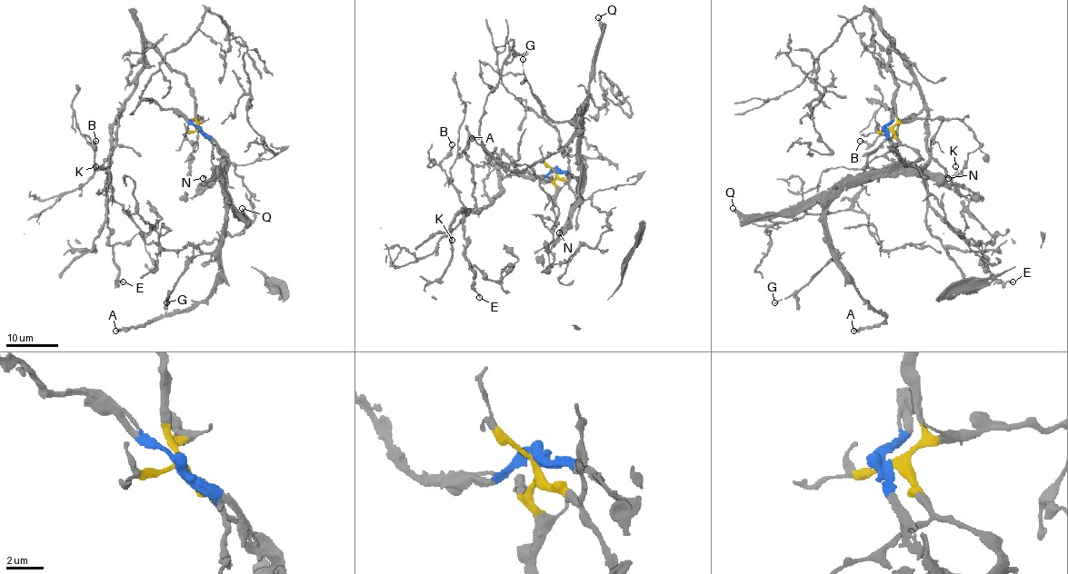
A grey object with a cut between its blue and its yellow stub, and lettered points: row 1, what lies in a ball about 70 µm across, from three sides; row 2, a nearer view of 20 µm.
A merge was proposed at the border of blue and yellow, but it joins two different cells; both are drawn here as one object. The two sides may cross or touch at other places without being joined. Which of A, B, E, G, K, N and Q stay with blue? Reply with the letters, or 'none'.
A, G, N, Q

